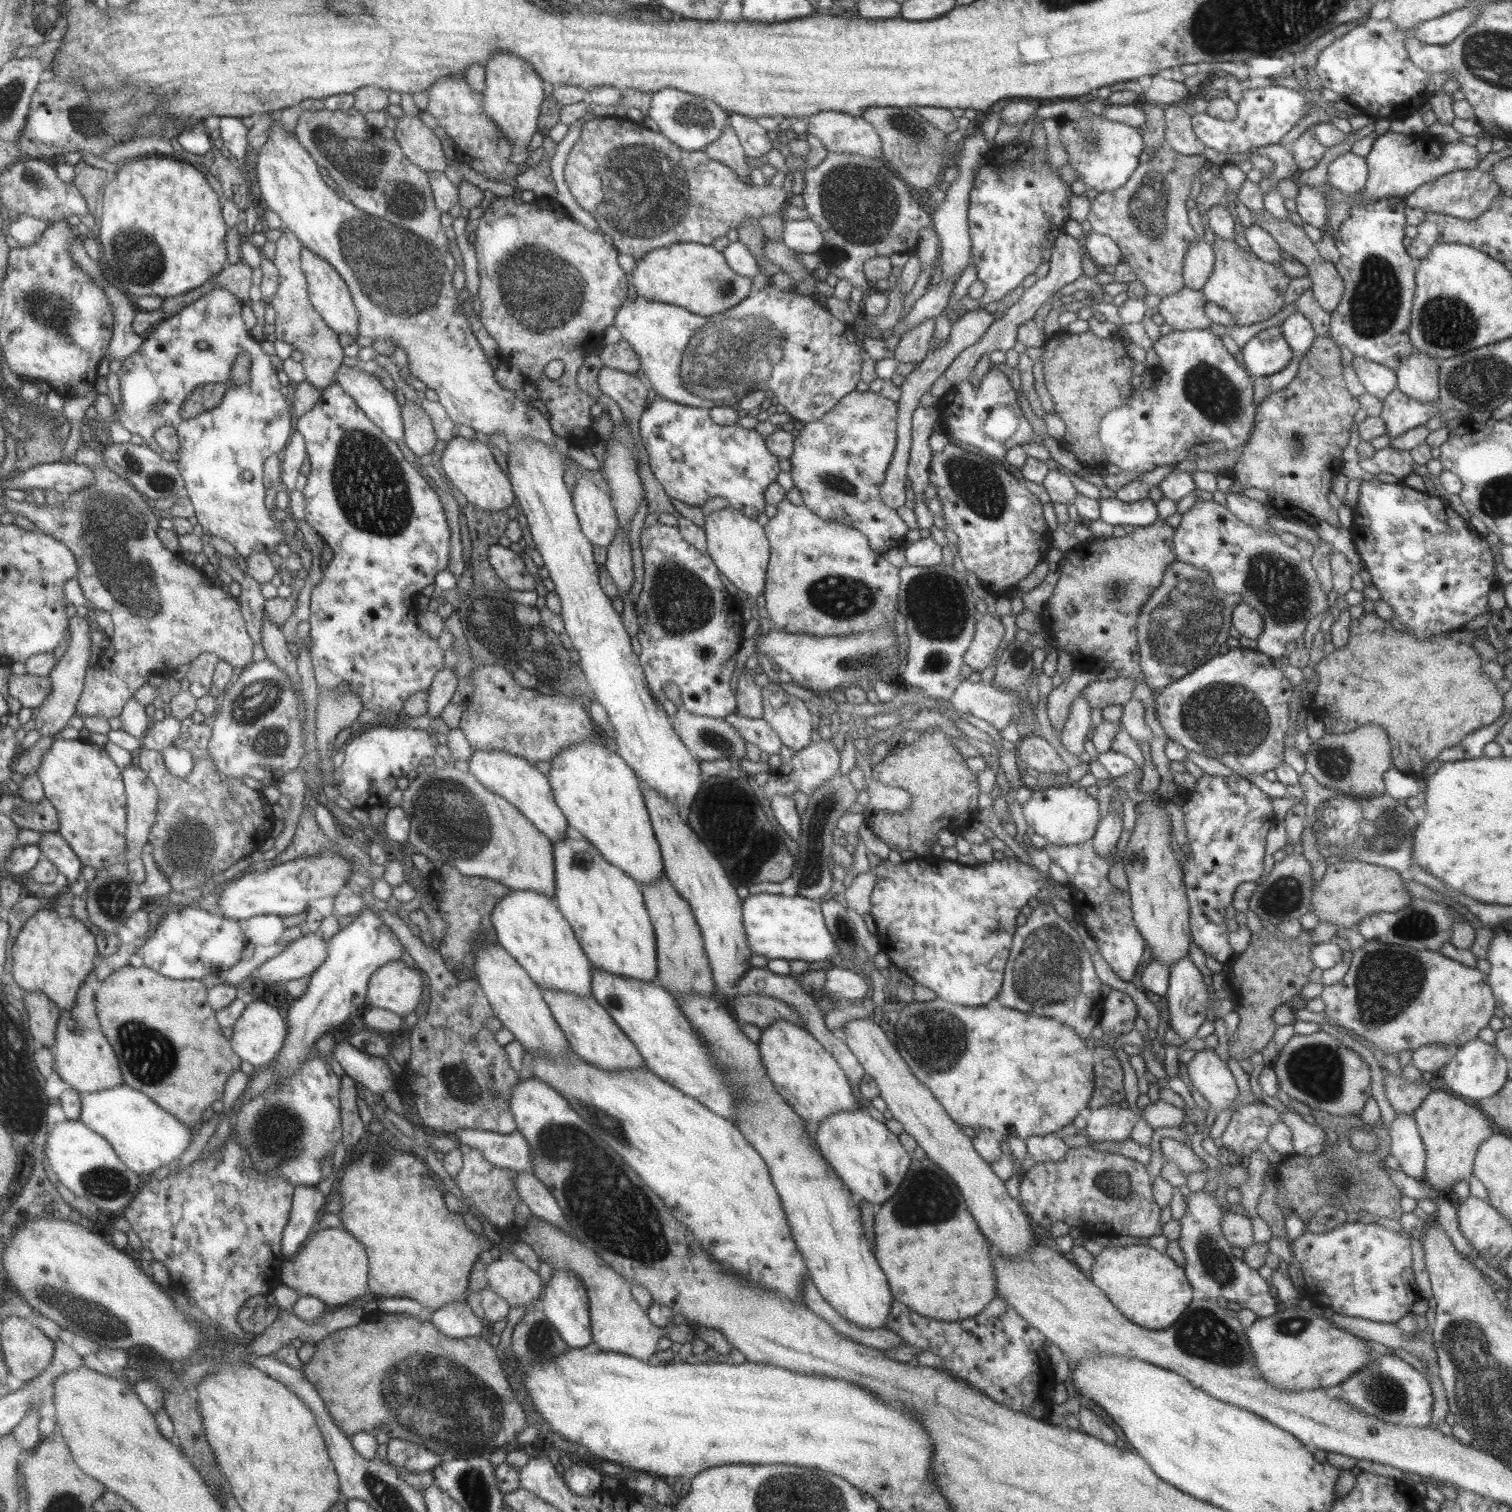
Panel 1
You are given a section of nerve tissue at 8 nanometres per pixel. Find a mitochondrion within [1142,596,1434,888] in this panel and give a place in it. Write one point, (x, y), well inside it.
(1224, 718)

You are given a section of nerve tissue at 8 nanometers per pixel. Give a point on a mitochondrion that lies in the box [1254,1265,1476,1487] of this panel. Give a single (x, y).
(1385, 1392)

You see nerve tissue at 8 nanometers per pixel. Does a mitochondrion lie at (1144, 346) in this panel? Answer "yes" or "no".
no

